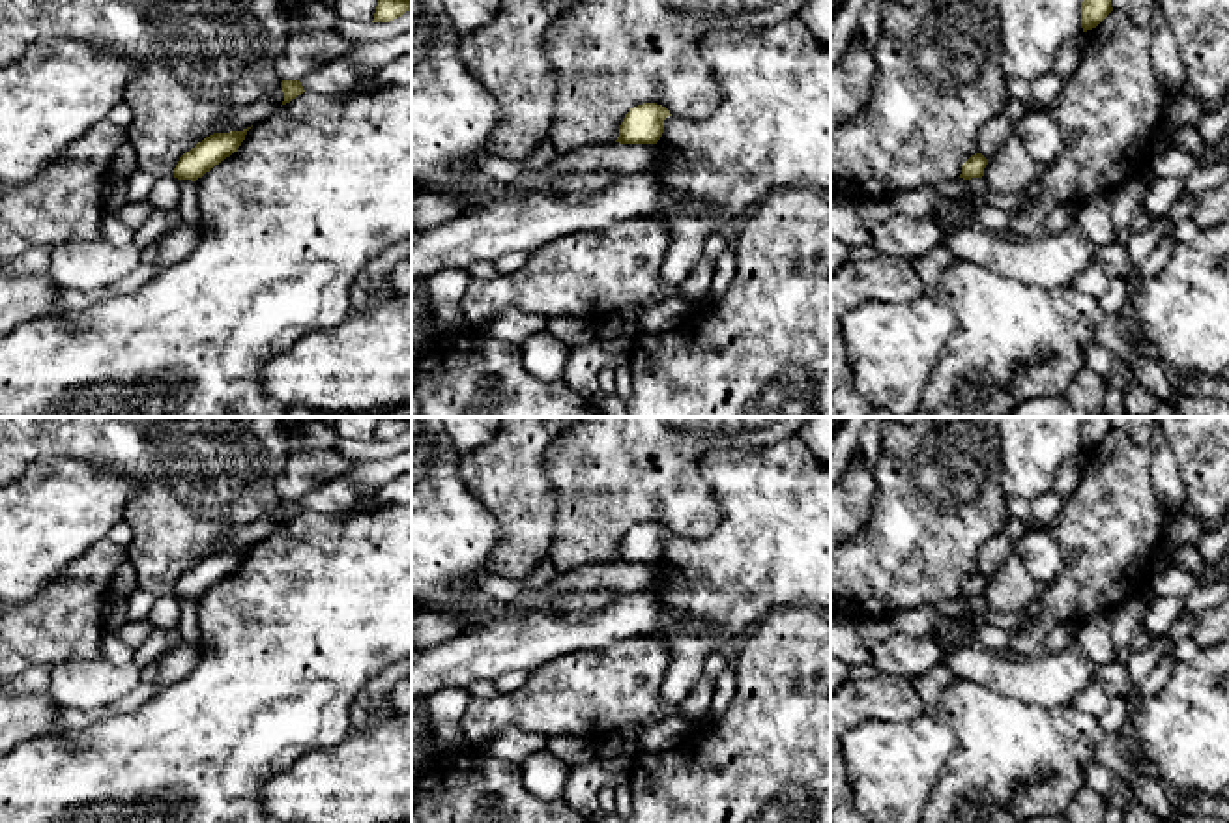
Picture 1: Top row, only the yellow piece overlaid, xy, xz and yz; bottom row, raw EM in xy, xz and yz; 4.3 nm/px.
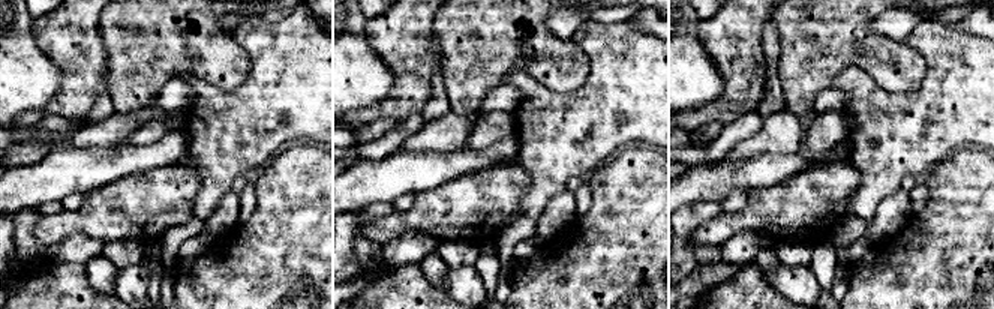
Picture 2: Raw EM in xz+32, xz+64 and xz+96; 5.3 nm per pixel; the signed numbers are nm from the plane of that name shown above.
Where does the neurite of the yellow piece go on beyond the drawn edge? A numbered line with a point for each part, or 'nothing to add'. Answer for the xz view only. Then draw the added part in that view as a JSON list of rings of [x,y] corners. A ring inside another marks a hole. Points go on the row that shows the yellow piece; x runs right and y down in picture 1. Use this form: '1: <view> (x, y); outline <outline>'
nothing to add

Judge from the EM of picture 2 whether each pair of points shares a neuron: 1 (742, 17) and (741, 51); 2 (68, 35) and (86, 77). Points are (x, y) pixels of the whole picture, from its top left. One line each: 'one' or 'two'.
1: one
2: one

